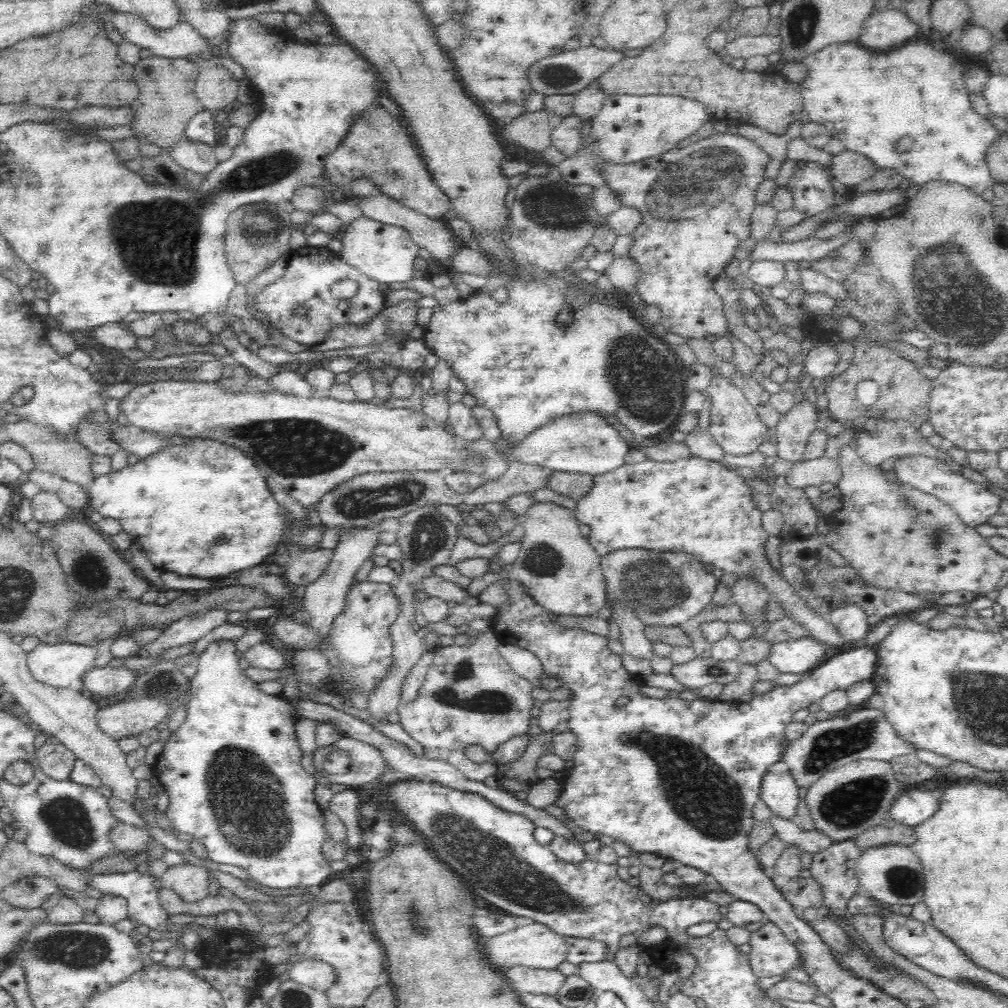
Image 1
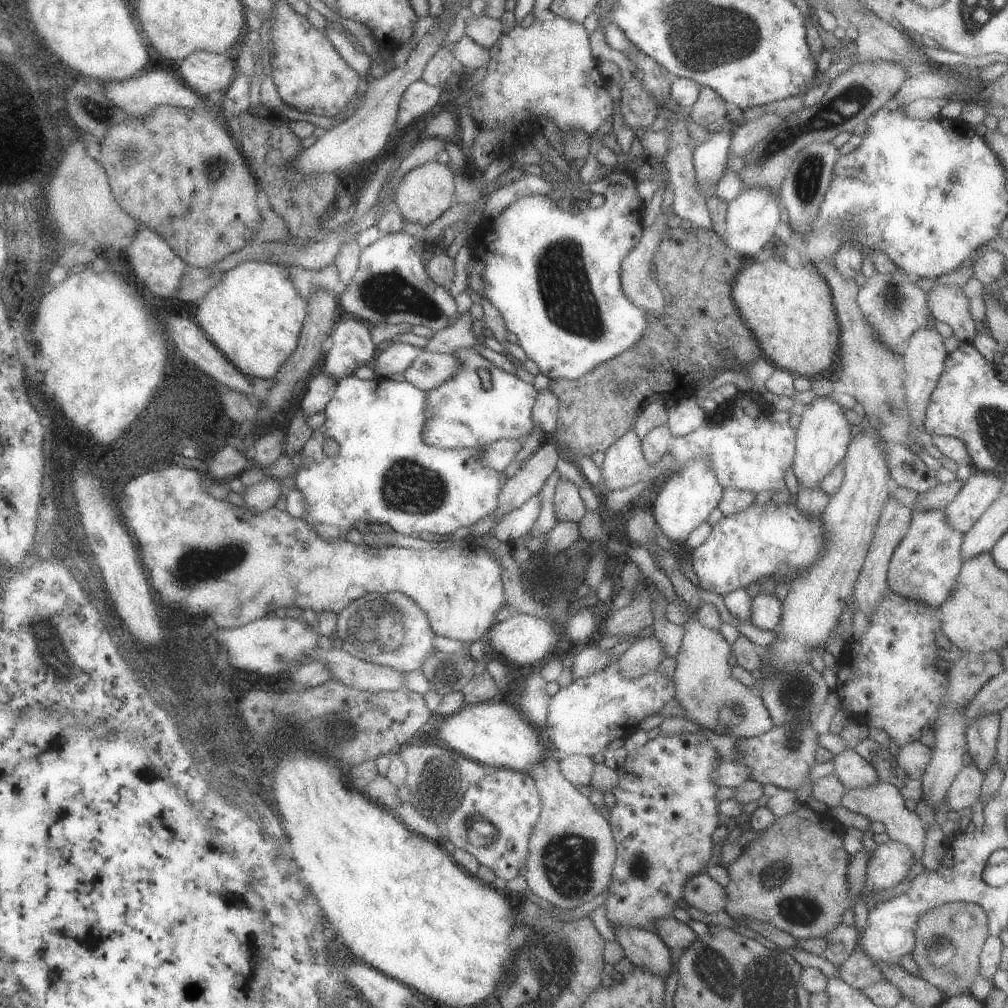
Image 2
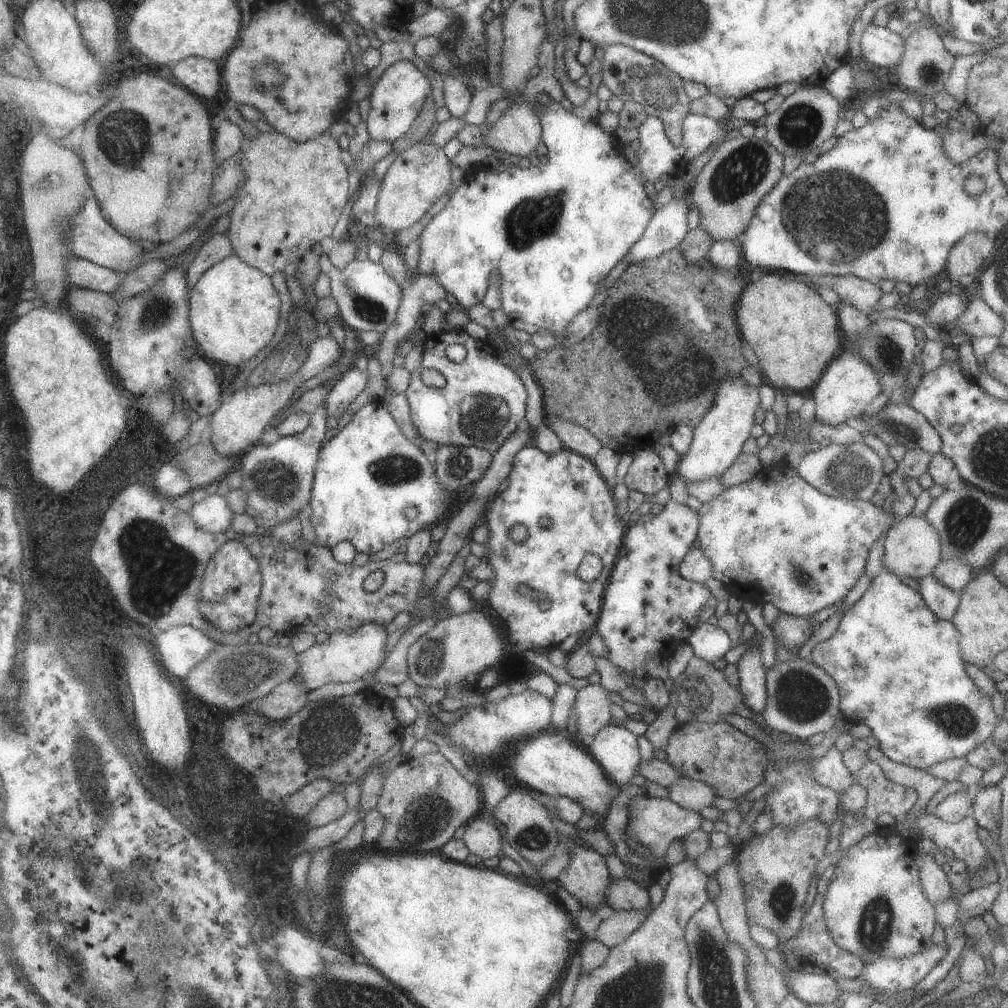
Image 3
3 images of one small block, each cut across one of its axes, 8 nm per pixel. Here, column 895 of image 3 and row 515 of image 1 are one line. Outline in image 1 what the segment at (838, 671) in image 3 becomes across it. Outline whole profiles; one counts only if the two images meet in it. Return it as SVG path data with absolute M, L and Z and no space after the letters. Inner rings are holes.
M692 454L688 456L688 458L680 458L680 460L676 460L676 462L654 462L645 459L643 462L637 464L625 463L624 466L612 470L612 472L596 475L594 477L594 486L592 486L590 494L584 496L584 498L578 502L575 515L578 522L590 526L590 538L588 538L587 541L593 548L593 552L598 554L598 556L601 556L601 558L608 556L608 554L612 554L612 552L618 552L618 550L640 549L651 550L652 552L685 552L686 554L697 558L698 562L701 562L705 566L709 565L714 570L723 572L723 574L730 574L730 576L734 576L734 578L744 578L744 576L747 576L750 580L761 584L764 587L764 590L769 594L769 598L778 603L784 617L790 618L790 620L794 620L794 622L798 622L804 630L808 631L810 636L821 640L821 642L824 642L827 646L841 646L844 643L844 640L841 640L836 630L830 626L829 619L816 614L810 607L808 607L805 600L800 598L800 595L796 594L796 591L790 586L790 583L784 579L782 573L778 569L772 567L770 559L768 559L768 556L766 555L766 542L768 542L769 534L762 526L763 512L760 511L754 503L754 498L752 497L753 488L748 485L749 481L750 480L745 477L742 477L734 467L725 465L723 462L718 463L704 458L698 458Z

